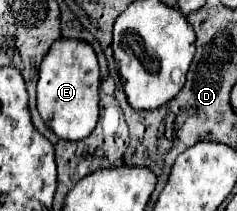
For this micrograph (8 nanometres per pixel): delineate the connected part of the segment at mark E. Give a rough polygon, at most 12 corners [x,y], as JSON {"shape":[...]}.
{"shape":[[60,38],[40,64],[38,112],[64,140],[98,122],[88,42]]}

